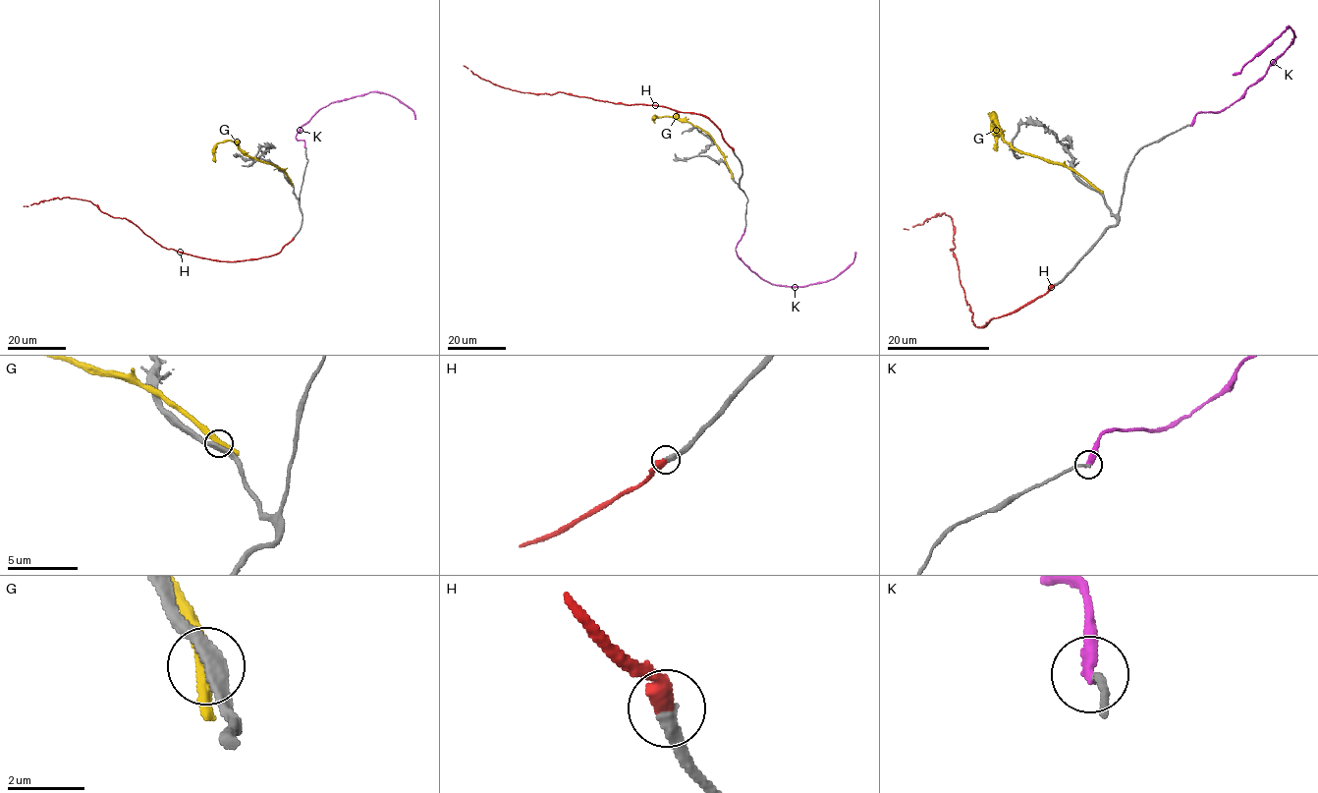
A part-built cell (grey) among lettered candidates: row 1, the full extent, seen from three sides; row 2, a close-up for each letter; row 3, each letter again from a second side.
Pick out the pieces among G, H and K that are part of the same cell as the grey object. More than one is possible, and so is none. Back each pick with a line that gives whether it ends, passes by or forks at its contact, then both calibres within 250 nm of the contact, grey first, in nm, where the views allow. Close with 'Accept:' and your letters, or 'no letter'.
H: It ends there. Thickness 380 nm (grey) against 480 nm
Accept: H

